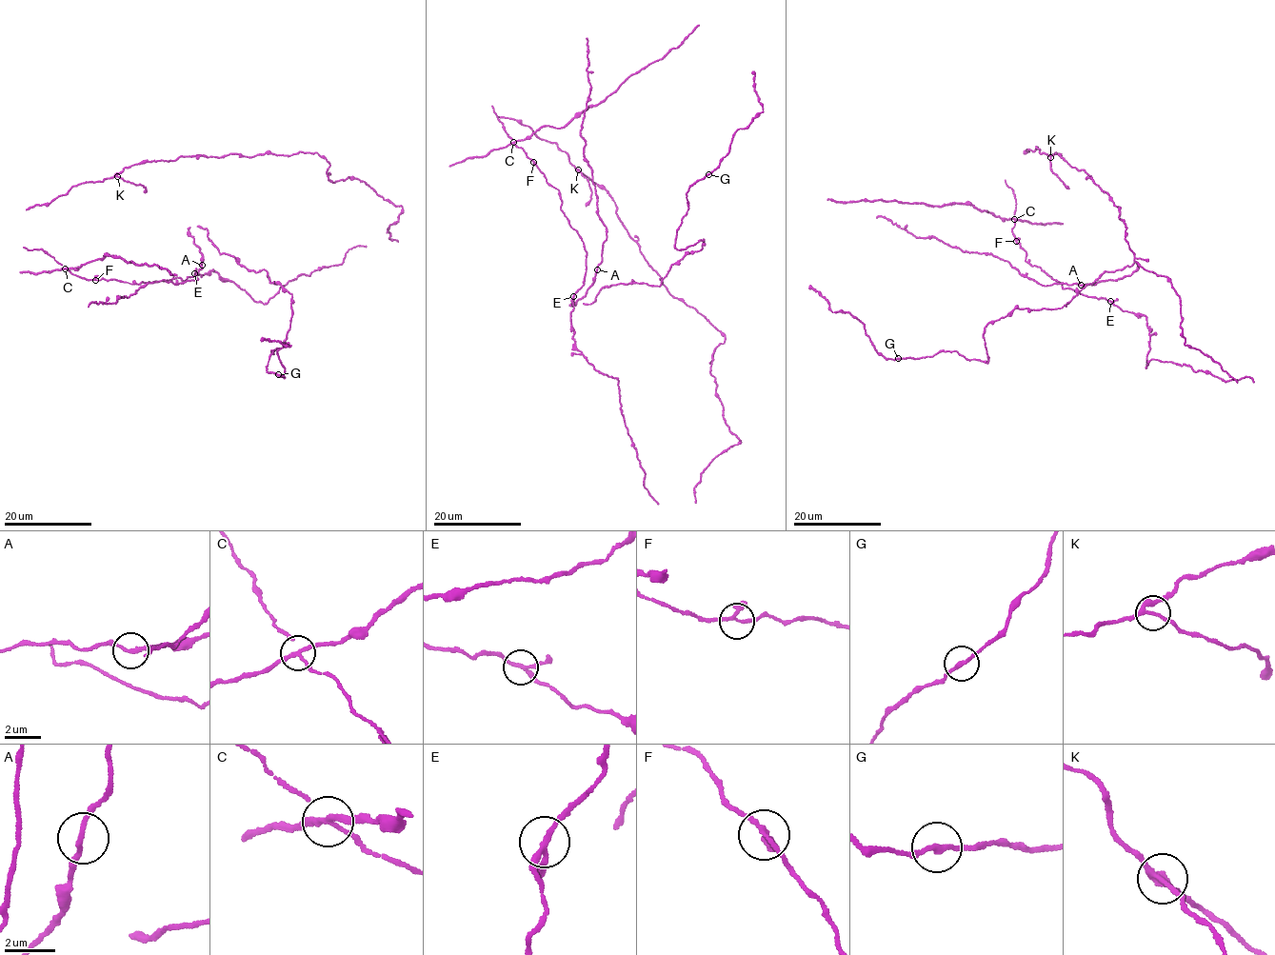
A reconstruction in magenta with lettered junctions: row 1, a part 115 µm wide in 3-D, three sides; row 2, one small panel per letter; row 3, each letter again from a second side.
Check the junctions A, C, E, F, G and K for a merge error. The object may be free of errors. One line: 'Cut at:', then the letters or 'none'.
Cut at: C

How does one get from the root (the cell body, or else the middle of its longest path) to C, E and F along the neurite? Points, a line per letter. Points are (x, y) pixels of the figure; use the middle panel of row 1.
C: (618, 381), (595, 370), (577, 350), (570, 311), (584, 284), (587, 250), (557, 189), (513, 142)
E: (618, 381), (595, 370), (577, 350), (570, 317), (573, 296)
F: (618, 381), (595, 370), (577, 350), (570, 311), (584, 284), (587, 250), (557, 189), (533, 162)

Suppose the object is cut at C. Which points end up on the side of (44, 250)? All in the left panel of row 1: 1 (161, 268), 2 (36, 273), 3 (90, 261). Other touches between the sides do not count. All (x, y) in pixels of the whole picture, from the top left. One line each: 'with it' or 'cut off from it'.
1: cut off from it
2: cut off from it
3: cut off from it

